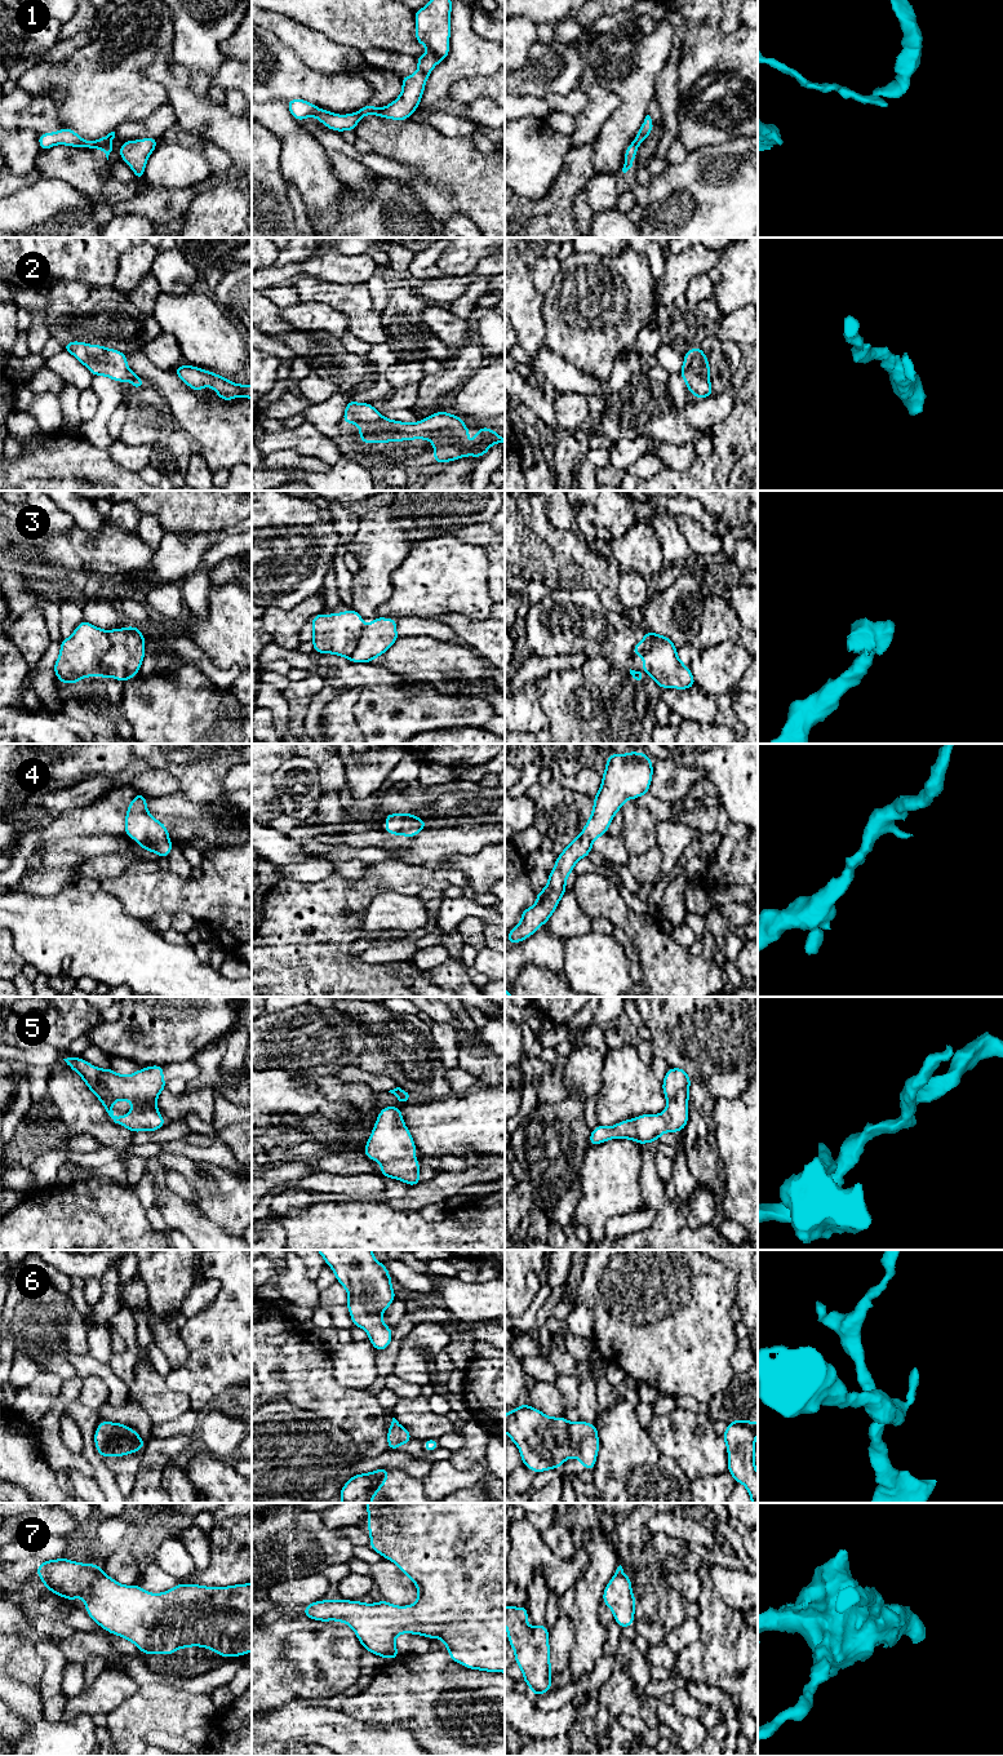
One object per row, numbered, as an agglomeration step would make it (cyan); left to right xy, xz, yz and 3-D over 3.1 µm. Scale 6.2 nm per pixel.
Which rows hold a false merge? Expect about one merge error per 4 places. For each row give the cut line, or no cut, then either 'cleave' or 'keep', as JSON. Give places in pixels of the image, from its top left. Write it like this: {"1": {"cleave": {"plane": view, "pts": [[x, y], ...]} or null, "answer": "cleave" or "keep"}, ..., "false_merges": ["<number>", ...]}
{"1": {"cleave": {"plane": "xy", "pts": [[111, 140], [101, 149]]}, "answer": "cleave"}, "2": {"cleave": null, "answer": "keep"}, "3": {"cleave": {"plane": "xy", "pts": [[107, 632], [110, 648], [103, 656], [102, 673], [100, 675]]}, "answer": "cleave"}, "4": {"cleave": null, "answer": "keep"}, "5": {"cleave": null, "answer": "keep"}, "6": {"cleave": null, "answer": "keep"}, "7": {"cleave": null, "answer": "keep"}, "false_merges": ["1", "3"]}

